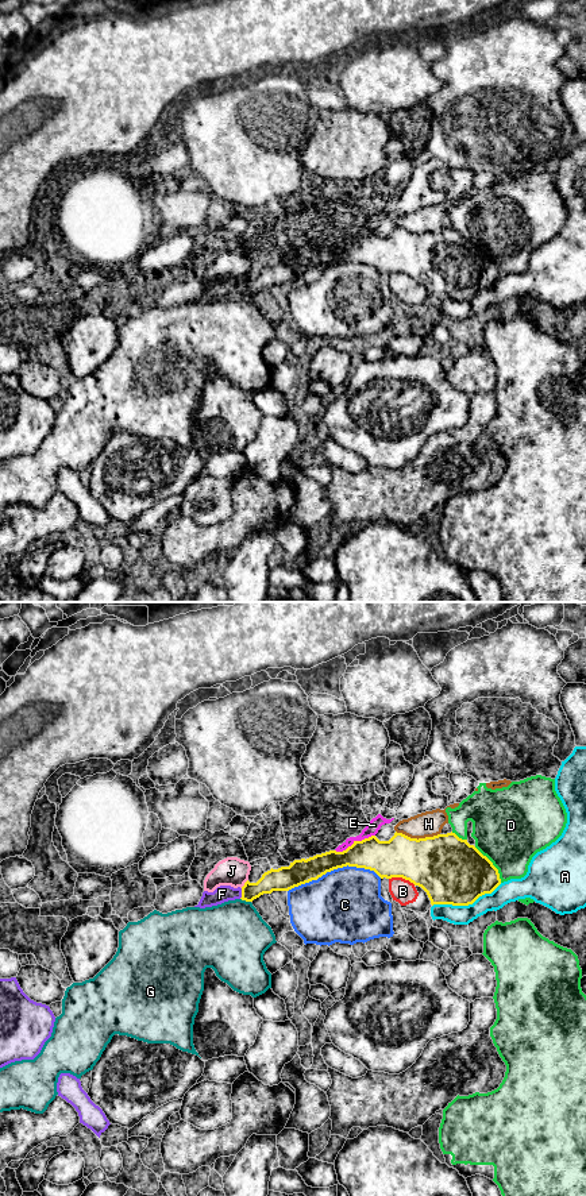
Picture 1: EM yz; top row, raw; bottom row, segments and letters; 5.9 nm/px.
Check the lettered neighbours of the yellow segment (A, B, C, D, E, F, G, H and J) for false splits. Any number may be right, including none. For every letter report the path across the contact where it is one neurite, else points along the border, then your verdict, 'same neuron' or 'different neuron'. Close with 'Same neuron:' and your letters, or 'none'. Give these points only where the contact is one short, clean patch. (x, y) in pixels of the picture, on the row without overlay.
A: different neuron
B: different neuron
C: different neuron
D: different neuron
E: different neuron
F: same neuron
G: different neuron
H: different neuron
J: border along yz (247, 274), (241, 282); different neuron
Same neuron: F

